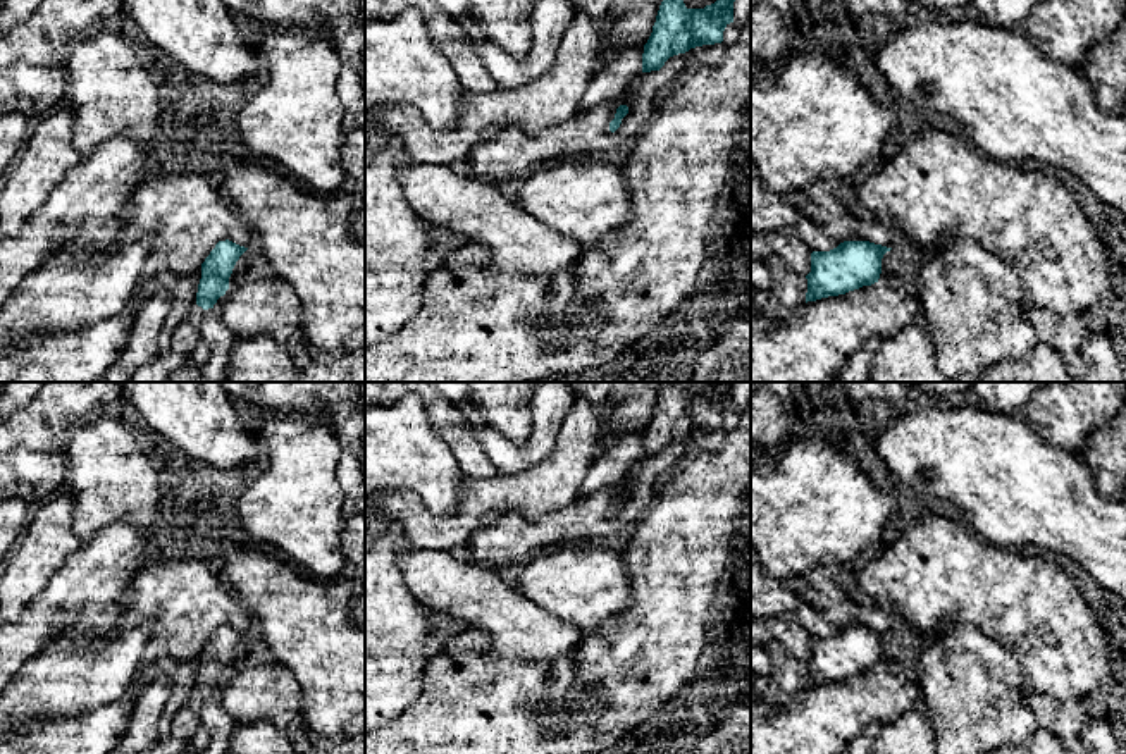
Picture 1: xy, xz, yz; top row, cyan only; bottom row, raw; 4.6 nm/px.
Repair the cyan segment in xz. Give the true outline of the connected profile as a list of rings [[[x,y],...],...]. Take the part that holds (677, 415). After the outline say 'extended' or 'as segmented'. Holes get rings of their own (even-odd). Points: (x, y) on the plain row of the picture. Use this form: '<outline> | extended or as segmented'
[[[666,382],[644,430],[642,458],[659,456],[670,442],[690,434],[721,429],[725,413],[733,408],[733,387],[727,382],[704,394],[687,394],[682,382]]] | as segmented

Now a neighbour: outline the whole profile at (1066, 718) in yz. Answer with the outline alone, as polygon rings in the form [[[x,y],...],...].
[[[1035,689],[1024,694],[1023,702],[1031,709],[1038,725],[1054,730],[1062,740],[1074,737],[1090,716],[1081,699],[1055,699]]]

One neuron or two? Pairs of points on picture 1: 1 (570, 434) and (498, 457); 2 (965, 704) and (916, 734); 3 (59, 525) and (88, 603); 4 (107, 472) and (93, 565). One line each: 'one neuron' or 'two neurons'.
1: two neurons
2: two neurons
3: two neurons
4: two neurons

